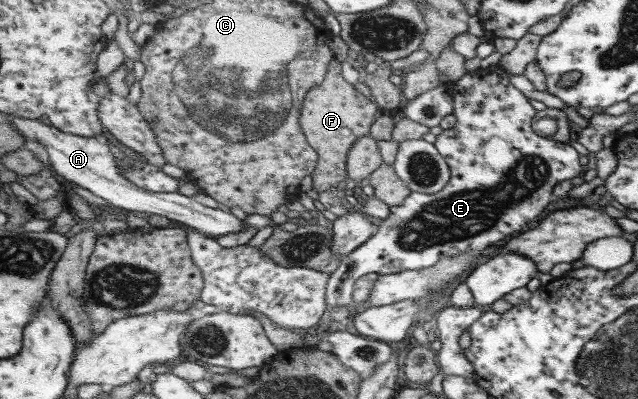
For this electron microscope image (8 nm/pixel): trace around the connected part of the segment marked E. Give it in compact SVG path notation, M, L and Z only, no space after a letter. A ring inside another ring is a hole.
M497 64L486 69L477 69L475 71L469 71L465 75L459 77L457 81L447 85L449 88L449 96L452 102L452 114L455 118L455 124L452 129L444 130L437 136L435 145L438 148L438 152L445 158L445 161L449 165L449 184L441 190L441 192L435 194L422 194L411 193L407 200L401 206L391 207L391 214L386 219L381 220L378 225L376 233L368 240L367 243L361 245L353 253L345 256L342 259L342 263L338 266L338 269L330 275L327 287L327 310L333 310L333 308L349 308L352 306L351 302L354 302L353 291L354 284L362 276L374 274L379 272L381 275L388 275L389 273L403 272L409 269L425 269L432 267L449 257L449 255L461 253L463 251L471 251L471 253L479 253L489 244L497 242L497 240L503 240L507 236L511 236L511 232L519 233L519 230L525 225L534 224L539 218L546 213L547 204L551 202L551 194L553 187L562 180L575 178L581 172L581 166L579 165L578 154L568 144L549 140L545 137L539 136L531 128L531 120L535 116L535 110L531 107L527 97L525 97L517 88L513 87L507 79L507 72L499 67Z

